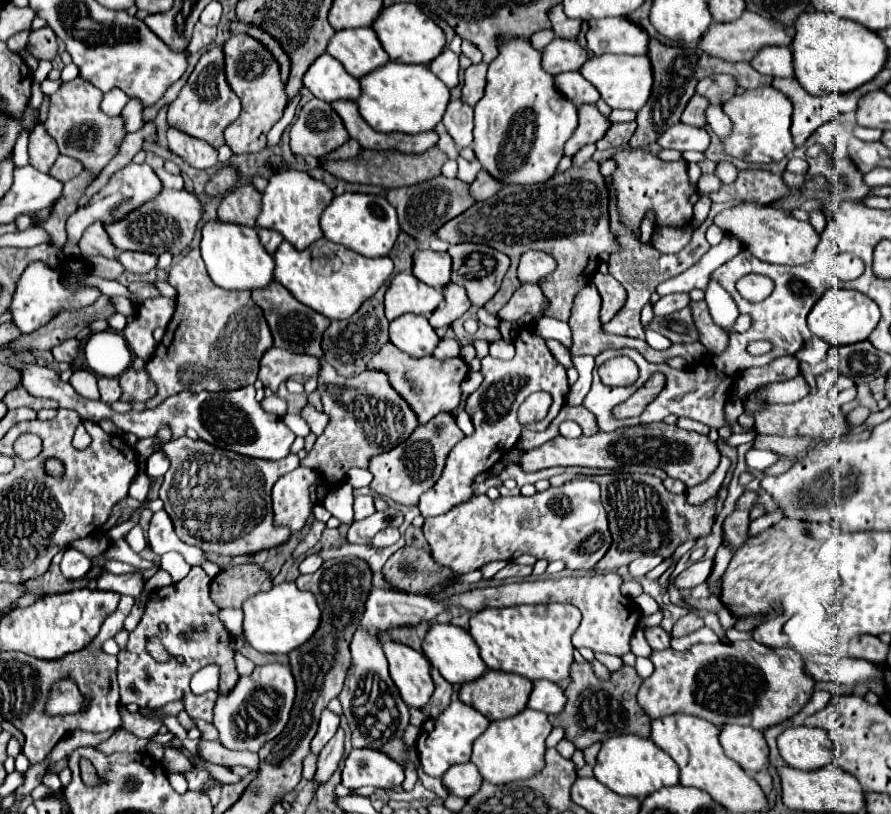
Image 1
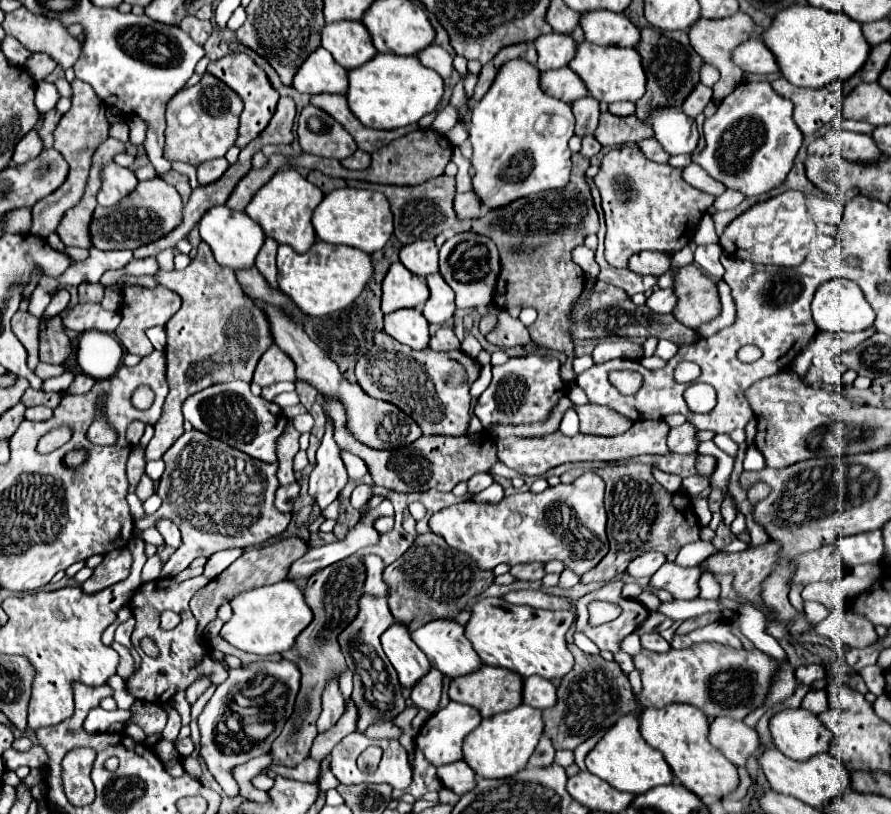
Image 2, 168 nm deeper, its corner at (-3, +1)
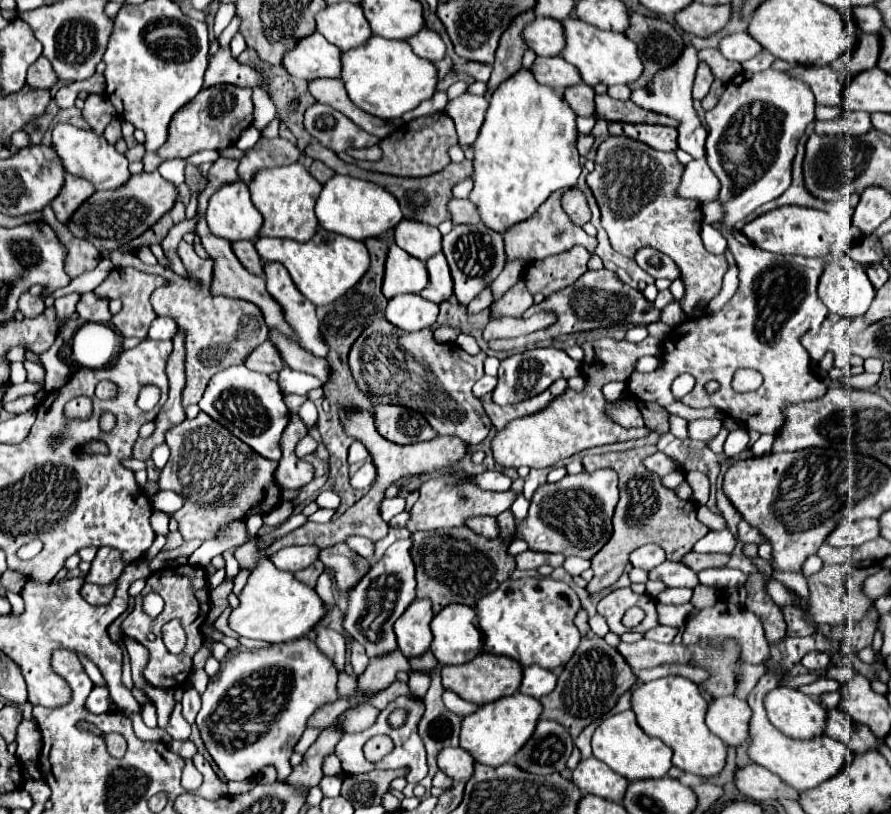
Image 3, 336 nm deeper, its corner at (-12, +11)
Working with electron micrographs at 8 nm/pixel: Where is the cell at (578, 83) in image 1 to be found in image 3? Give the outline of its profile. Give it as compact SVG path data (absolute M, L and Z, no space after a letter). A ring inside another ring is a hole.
M538 57L530 67L530 71L540 85L546 85L558 91L564 91L566 87L580 83L580 73L576 71L576 67L572 67L560 57Z

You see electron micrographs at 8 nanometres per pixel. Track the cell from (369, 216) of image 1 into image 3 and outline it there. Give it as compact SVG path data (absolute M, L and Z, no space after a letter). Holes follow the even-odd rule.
M334 175L322 187L322 193L316 201L316 217L320 221L320 227L324 227L326 231L364 241L396 227L402 219L402 211L396 197L390 195L384 187L348 175Z

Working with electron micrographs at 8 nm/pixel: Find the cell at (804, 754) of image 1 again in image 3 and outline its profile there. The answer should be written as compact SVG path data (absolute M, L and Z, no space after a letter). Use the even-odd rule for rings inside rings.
M776 687L764 695L764 705L770 723L788 737L814 739L824 733L824 707L798 689Z

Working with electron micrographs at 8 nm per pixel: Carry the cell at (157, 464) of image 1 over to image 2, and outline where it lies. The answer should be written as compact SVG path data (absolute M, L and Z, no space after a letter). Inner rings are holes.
M157 459L157 461L149 461L147 463L147 469L145 469L145 473L153 479L153 481L157 481L157 479L161 479L161 475L163 475L163 469L165 469L165 465L163 465L163 459Z

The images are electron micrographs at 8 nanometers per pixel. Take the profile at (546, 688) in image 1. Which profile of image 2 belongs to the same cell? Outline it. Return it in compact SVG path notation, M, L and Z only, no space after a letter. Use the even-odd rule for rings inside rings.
M527 677L523 681L523 703L535 709L547 709L555 705L555 685L543 677Z

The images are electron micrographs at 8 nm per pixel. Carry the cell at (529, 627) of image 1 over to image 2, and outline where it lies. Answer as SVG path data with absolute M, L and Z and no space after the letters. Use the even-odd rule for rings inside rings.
M487 597L473 605L471 619L465 625L465 637L485 665L515 671L525 679L531 675L561 679L573 667L573 655L565 643L565 633L573 621L575 613L571 611L545 611L527 605L511 605L499 597Z

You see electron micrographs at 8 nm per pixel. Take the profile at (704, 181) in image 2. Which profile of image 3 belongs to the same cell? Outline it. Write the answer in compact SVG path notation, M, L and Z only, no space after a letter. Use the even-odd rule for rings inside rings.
M692 159L684 167L682 181L676 189L676 195L682 199L696 199L700 205L710 203L718 197L720 181L716 179L714 171L708 167L706 159Z

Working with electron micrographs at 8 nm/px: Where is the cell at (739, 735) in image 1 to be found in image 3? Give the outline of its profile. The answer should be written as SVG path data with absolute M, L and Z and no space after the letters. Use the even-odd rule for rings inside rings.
M736 695L716 697L708 701L706 725L726 745L738 747L744 741L748 741L750 717L752 717L752 711L748 703L738 699Z

